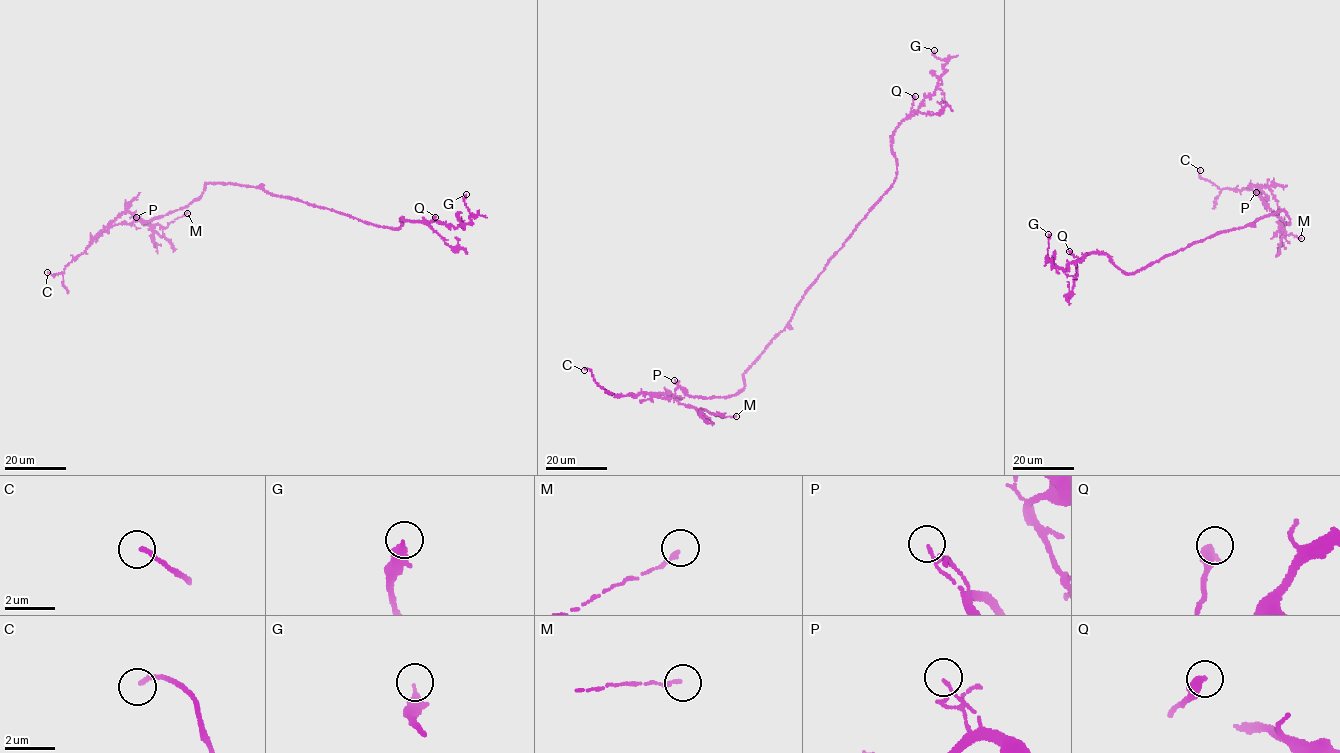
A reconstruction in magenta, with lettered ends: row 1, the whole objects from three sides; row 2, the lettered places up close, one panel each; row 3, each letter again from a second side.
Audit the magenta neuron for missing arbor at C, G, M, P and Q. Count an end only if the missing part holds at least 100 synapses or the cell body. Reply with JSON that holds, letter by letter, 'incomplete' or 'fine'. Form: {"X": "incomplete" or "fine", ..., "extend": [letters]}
{"C": "incomplete", "G": "fine", "M": "fine", "P": "fine", "Q": "fine", "extend": ["C"]}

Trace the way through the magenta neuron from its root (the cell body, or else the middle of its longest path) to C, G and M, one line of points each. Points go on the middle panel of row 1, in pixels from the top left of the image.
C: (800, 302), (744, 373), (744, 388), (729, 396), (693, 397), (679, 388), (668, 398), (615, 395), (584, 370)
G: (800, 302), (893, 182), (895, 132), (933, 94), (945, 70), (945, 61), (936, 58), (934, 50)
M: (800, 302), (744, 373), (740, 391), (707, 398), (679, 388), (671, 398), (653, 394), (736, 416)

